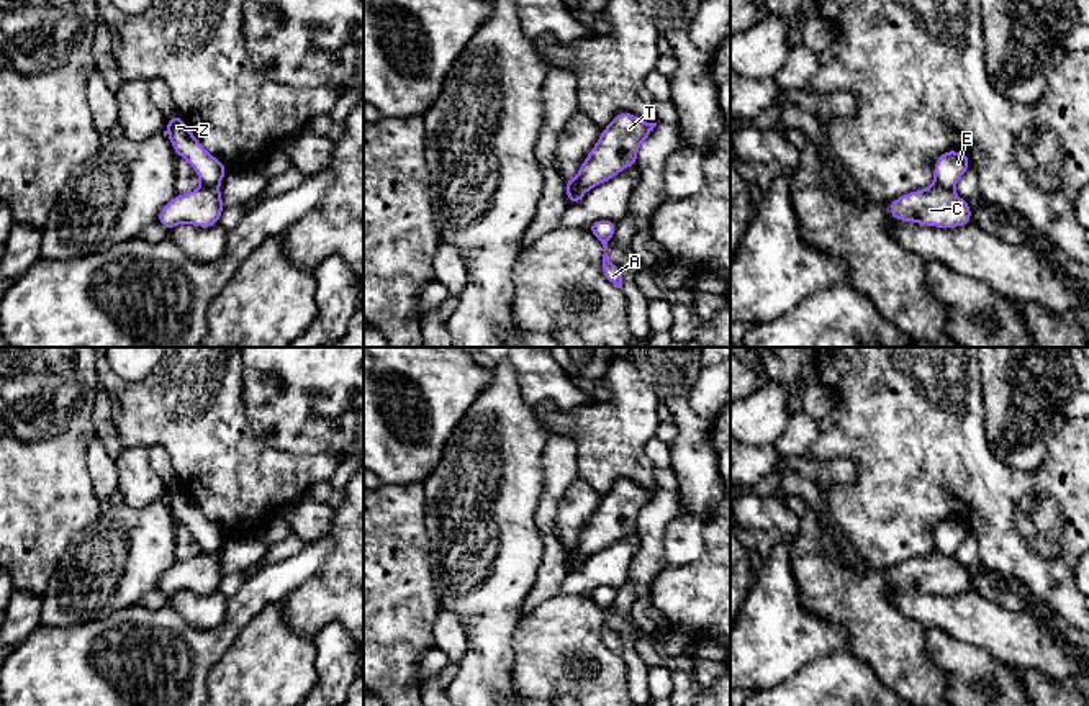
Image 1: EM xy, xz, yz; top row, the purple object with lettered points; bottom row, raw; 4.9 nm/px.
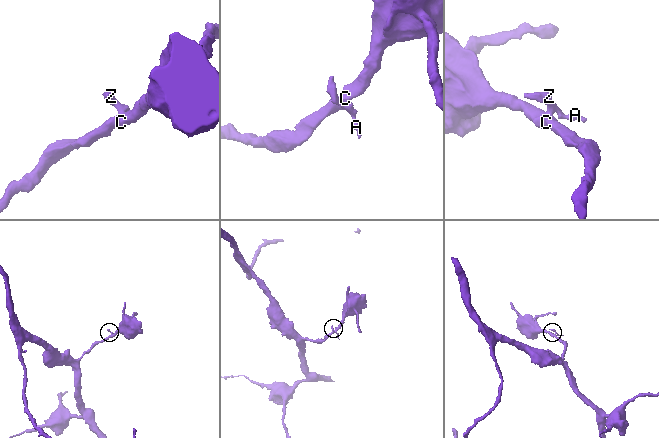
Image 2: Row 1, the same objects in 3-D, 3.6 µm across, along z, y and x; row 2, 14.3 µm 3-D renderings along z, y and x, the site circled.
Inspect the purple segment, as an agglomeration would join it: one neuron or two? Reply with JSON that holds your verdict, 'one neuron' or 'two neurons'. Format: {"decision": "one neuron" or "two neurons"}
{"decision": "two neurons"}

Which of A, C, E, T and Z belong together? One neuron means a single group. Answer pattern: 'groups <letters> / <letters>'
groups A E Z / C T

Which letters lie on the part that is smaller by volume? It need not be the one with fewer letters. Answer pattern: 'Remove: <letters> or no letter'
Remove: A, E, Z

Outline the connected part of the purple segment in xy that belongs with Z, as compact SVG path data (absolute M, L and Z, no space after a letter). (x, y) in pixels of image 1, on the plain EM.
M178 482L167 487L165 500L175 521L188 527L201 552L218 554L221 550L228 534L200 511Z

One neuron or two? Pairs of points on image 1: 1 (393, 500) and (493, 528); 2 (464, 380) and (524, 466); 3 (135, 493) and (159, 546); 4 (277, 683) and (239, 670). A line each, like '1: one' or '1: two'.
1: two
2: two
3: two
4: one

